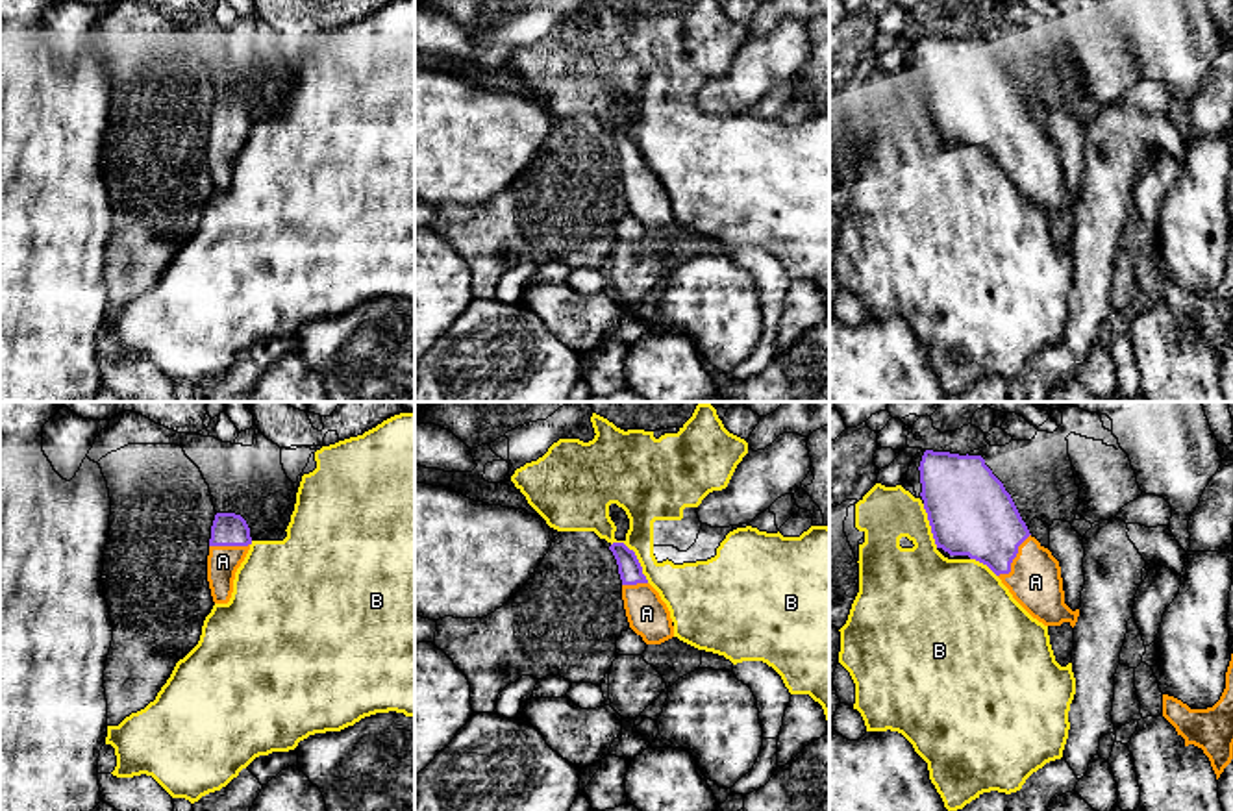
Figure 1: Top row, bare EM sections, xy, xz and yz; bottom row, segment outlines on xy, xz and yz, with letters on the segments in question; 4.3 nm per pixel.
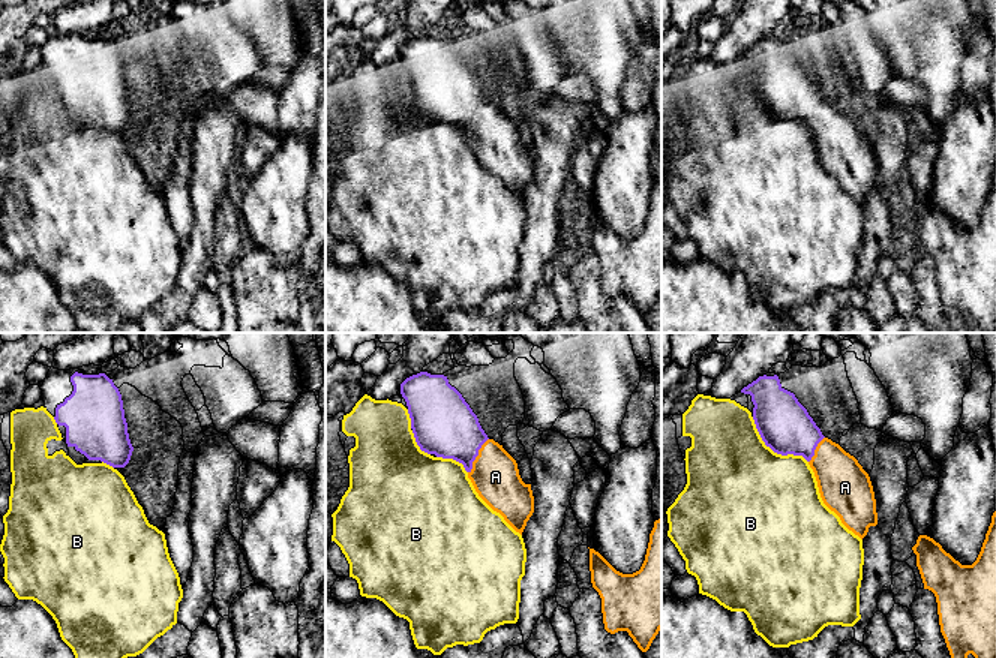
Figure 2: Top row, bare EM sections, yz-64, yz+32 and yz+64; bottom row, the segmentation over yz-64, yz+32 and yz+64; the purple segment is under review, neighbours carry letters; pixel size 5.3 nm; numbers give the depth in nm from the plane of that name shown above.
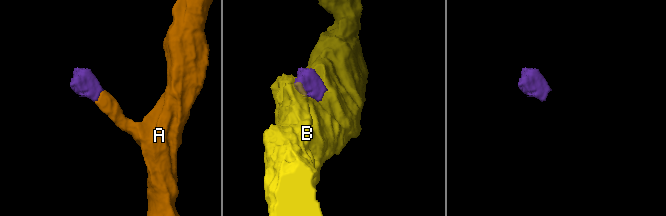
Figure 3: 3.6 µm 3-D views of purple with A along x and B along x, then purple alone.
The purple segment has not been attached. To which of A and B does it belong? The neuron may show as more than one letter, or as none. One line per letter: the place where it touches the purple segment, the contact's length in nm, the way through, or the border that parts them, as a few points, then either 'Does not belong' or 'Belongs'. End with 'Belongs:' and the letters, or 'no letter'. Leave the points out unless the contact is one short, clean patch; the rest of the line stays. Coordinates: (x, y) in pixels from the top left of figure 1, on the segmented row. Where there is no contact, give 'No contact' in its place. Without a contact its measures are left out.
A: Touches purple at yz (1015, 556). Shared border 240 nm. Path across: yz (974, 515), (1015, 556), (1035, 582). Belongs
B: Touches purple at xz (635, 558). Shared border 240 nm. Does not belong
Belongs: A

